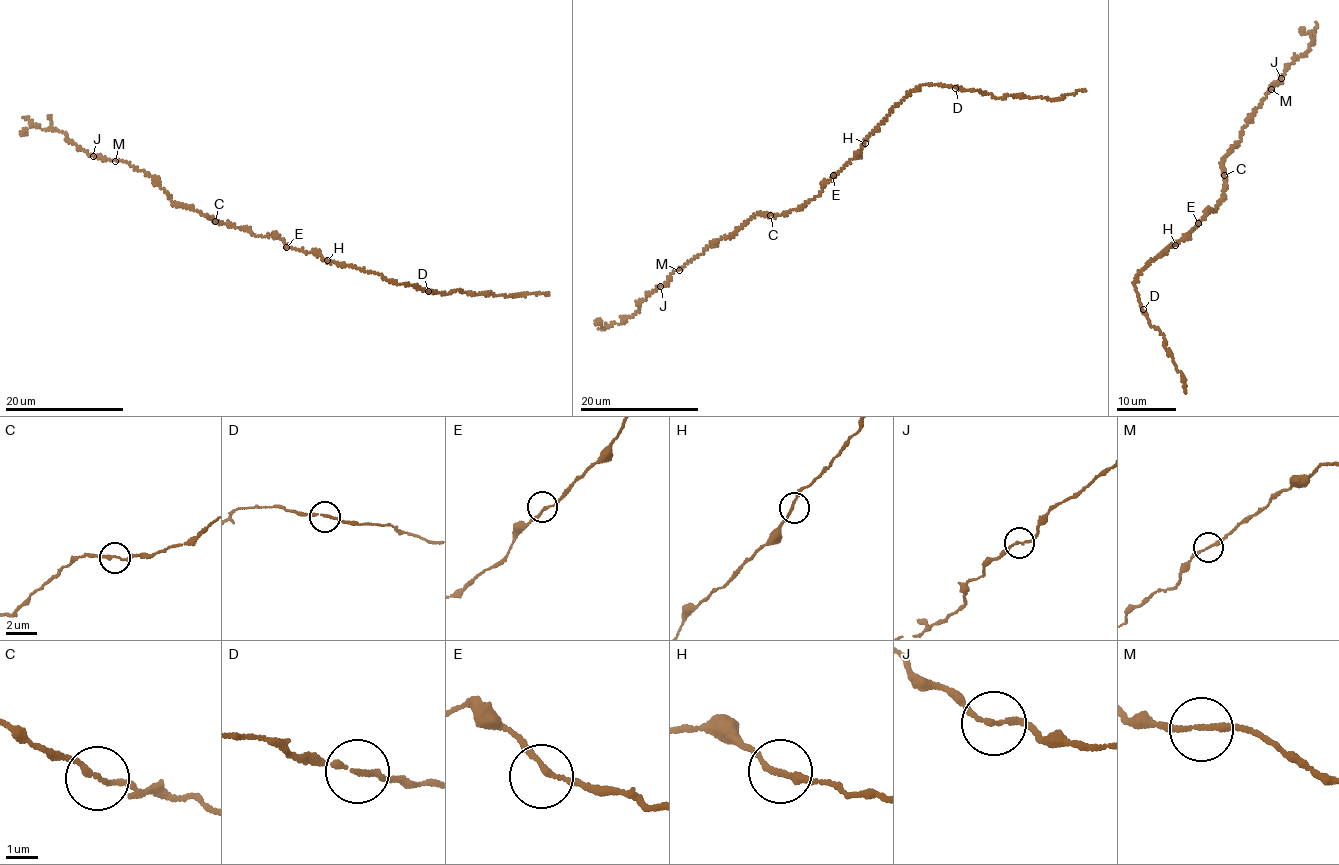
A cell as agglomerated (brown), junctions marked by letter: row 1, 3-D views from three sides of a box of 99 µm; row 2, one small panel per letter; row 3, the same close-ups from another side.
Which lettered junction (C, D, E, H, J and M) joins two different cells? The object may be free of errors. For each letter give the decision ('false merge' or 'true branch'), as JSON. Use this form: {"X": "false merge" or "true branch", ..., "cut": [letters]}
{"C": "true branch", "D": "true branch", "E": "true branch", "H": "true branch", "J": "true branch", "M": "true branch", "cut": []}

